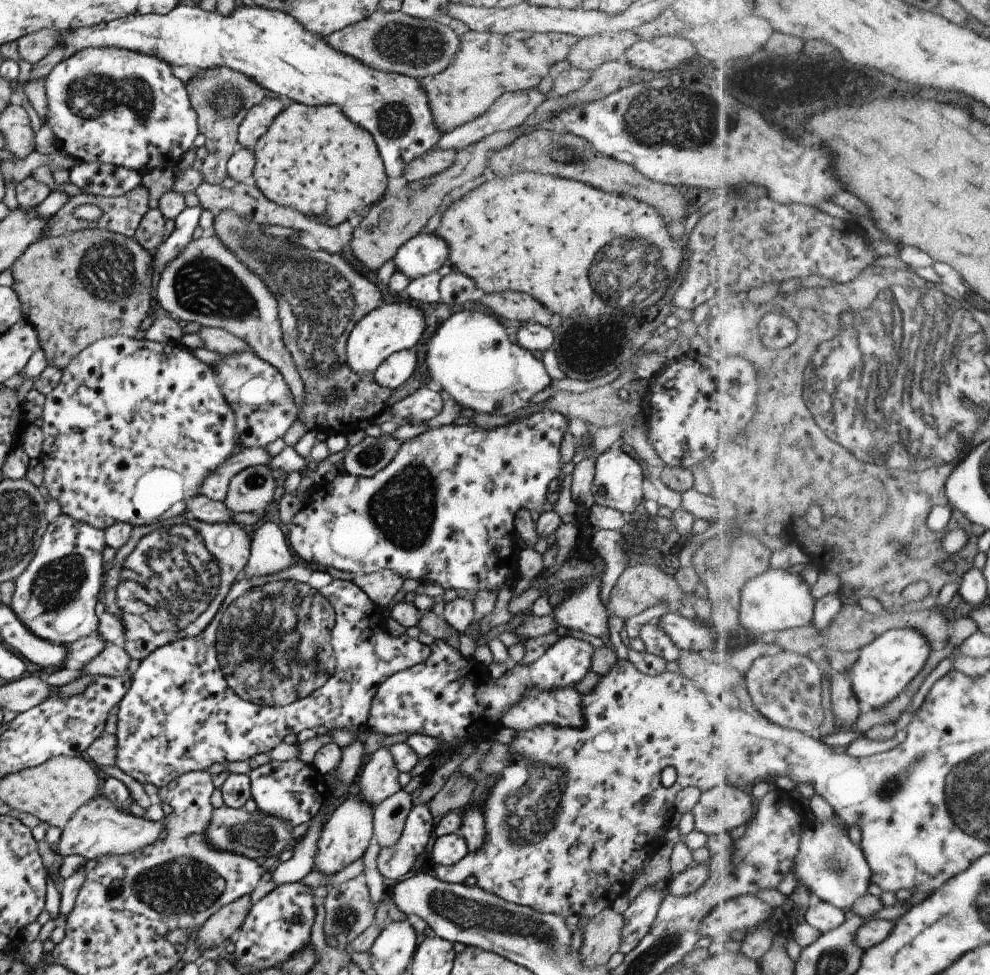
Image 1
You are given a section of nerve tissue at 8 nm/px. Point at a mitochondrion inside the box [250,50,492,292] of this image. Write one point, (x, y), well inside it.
(394, 119)

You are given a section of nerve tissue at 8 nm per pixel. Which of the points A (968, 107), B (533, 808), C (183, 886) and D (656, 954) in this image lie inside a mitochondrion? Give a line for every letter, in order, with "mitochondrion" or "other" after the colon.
A: other
B: mitochondrion
C: mitochondrion
D: mitochondrion

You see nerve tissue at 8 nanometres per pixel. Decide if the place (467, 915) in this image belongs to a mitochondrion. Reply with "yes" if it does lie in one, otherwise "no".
yes

